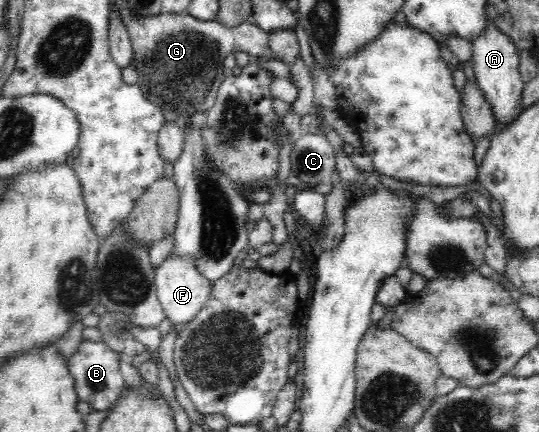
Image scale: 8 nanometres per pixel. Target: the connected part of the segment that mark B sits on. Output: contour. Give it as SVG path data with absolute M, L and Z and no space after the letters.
M82 340L76 353L67 361L69 373L74 381L76 399L88 403L91 407L89 413L110 408L127 387L118 366L118 354L104 342L93 343Z

